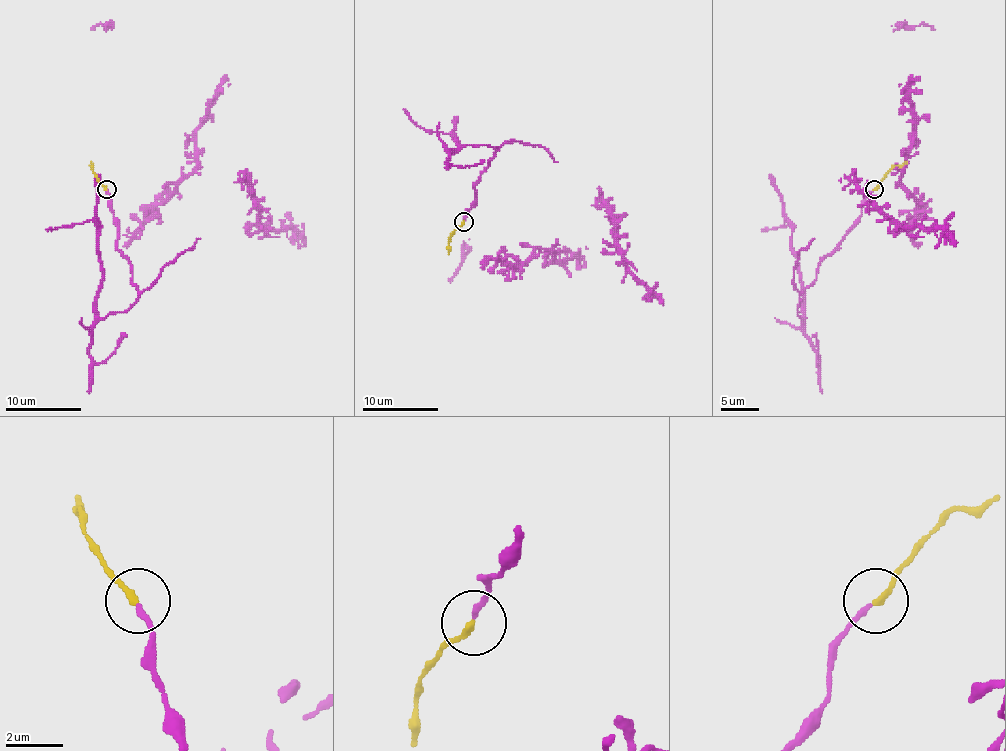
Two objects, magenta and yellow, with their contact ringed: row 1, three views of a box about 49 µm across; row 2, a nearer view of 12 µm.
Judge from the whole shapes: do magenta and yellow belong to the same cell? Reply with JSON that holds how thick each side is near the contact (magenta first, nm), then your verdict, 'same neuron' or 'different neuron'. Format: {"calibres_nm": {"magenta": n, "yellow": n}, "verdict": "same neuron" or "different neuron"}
{"calibres_nm": {"magenta": 170, "yellow": 240}, "verdict": "same neuron"}

